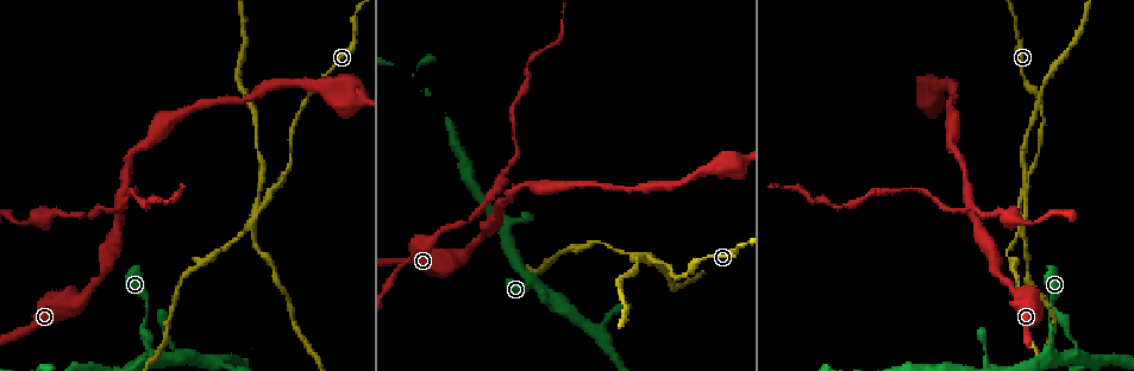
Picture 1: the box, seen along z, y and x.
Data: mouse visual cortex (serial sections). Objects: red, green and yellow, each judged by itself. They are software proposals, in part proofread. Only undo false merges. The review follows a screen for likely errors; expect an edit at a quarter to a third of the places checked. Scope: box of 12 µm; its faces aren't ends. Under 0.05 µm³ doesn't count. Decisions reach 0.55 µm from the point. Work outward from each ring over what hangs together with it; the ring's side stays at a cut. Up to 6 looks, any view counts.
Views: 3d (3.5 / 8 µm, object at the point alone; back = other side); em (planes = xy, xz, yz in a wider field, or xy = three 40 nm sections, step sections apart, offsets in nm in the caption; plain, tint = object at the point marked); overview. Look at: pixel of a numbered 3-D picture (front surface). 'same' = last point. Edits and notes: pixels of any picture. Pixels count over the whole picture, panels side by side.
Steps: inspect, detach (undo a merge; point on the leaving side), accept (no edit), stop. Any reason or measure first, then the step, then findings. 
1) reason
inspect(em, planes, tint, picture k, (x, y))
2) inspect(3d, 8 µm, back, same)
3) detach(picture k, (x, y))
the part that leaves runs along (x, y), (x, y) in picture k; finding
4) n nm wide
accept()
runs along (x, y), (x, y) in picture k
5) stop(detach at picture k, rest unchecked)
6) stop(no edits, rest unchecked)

three arms meet
inspect(3d, 3.5 µm, picture 1, (1076, 348))

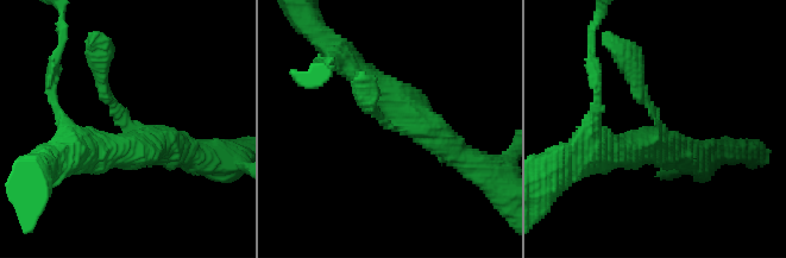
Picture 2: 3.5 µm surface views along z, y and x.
now the EM
inspect(em, xy, step 3, tint, picture 2, (135, 127))

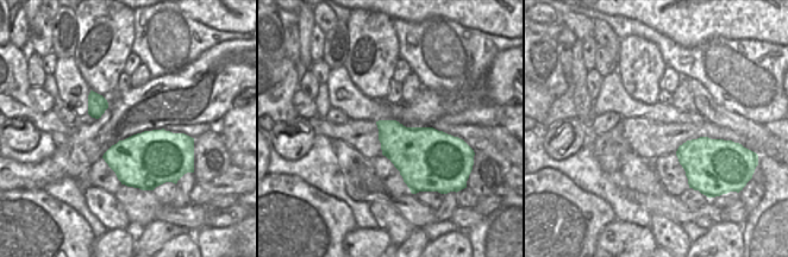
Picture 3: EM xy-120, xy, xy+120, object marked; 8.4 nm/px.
arms of 200, 400, 400 nm
accept()
one cell here

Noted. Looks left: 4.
a narrow waist
inspect(3d, 3.5 µm, picture 1, (970, 204))

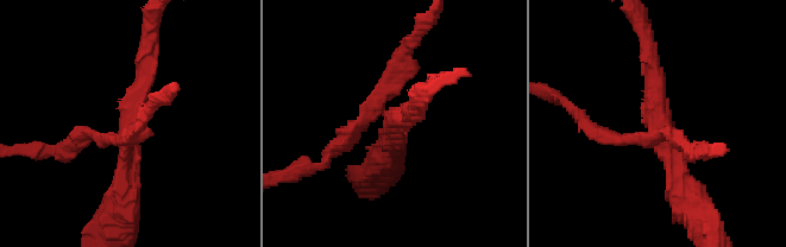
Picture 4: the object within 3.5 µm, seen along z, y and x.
4 arms; arms of 200, 200, 200, 300 nm
inspect(em, xy, step 5, tint, picture 4, (391, 124))

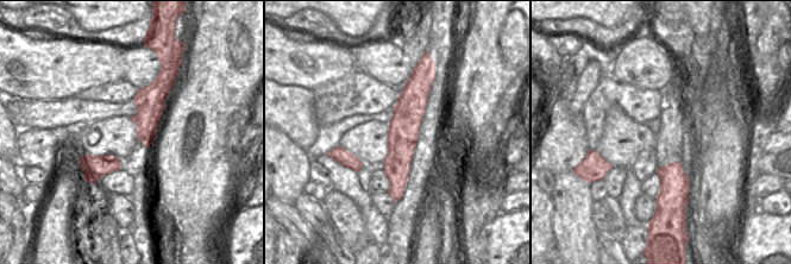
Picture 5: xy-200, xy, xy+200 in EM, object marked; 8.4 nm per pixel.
detach(picture 4, (344, 134))
the part that leaves runs along (382, 108), (320, 166), (302, 169) in picture 4; a second cell is stuck on

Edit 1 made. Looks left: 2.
inspect(overview)

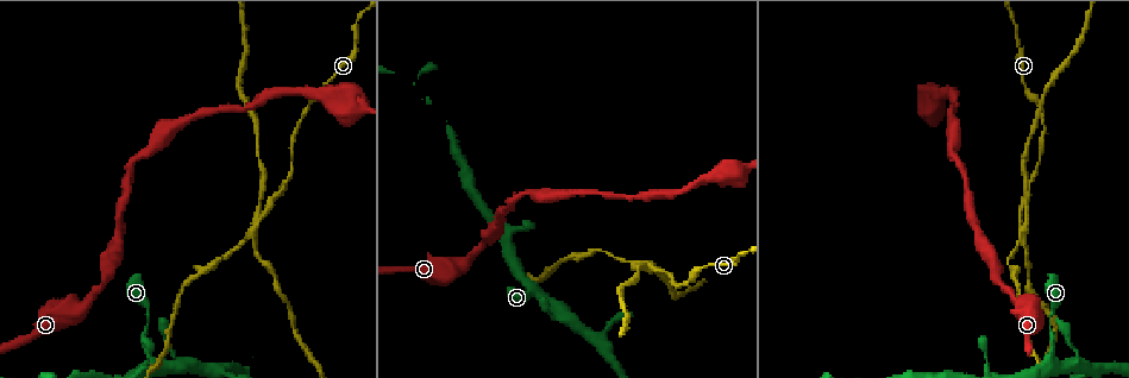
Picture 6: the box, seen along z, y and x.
thick turns thin
inspect(3d, 3.5 µm, back, picture 6, (1030, 93))

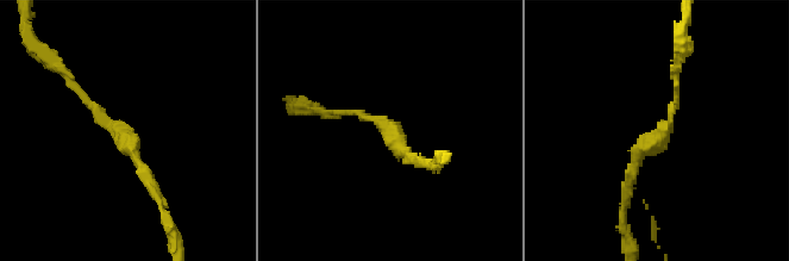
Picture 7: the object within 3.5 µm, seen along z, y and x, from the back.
accept()
runs along (64, 74), (130, 143), (151, 191) in picture 7; all the same cell

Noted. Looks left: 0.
stop(detach at picture 4, rest unchecked)

